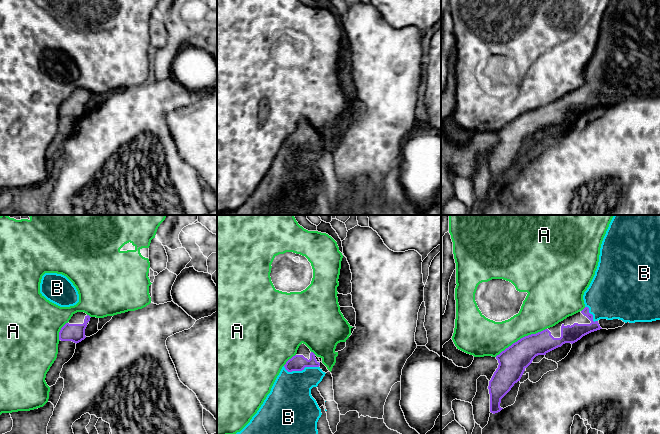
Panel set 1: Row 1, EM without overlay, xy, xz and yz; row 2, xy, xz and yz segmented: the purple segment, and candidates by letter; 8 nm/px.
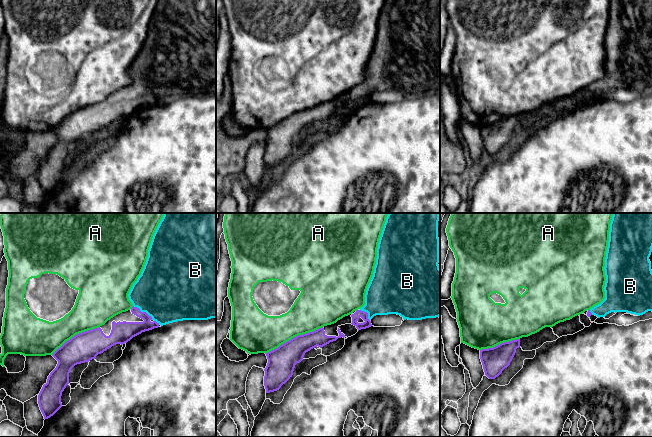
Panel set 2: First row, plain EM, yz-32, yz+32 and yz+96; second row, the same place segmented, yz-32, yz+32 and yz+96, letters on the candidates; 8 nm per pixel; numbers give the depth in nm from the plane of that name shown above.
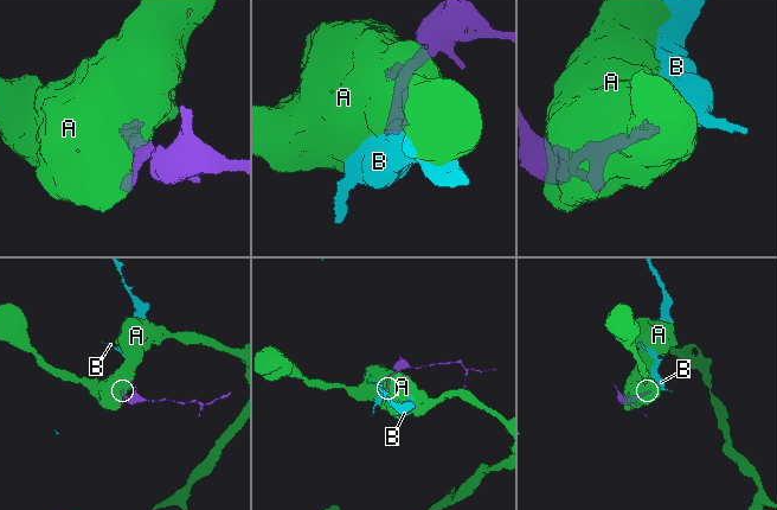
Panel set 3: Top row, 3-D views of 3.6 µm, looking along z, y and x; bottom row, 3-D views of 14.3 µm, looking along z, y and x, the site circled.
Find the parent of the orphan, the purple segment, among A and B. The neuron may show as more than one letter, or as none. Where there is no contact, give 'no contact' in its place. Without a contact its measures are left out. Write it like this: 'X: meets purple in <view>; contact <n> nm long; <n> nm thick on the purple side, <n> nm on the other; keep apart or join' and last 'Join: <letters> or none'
A: meets purple in yz; contact 480 nm long; 220 nm thick on the purple side, 300 nm on the other; keep apart
B: meets purple in xz; contact 280 nm long; 130 nm thick on the purple side, 340 nm on the other; join
Join: B

